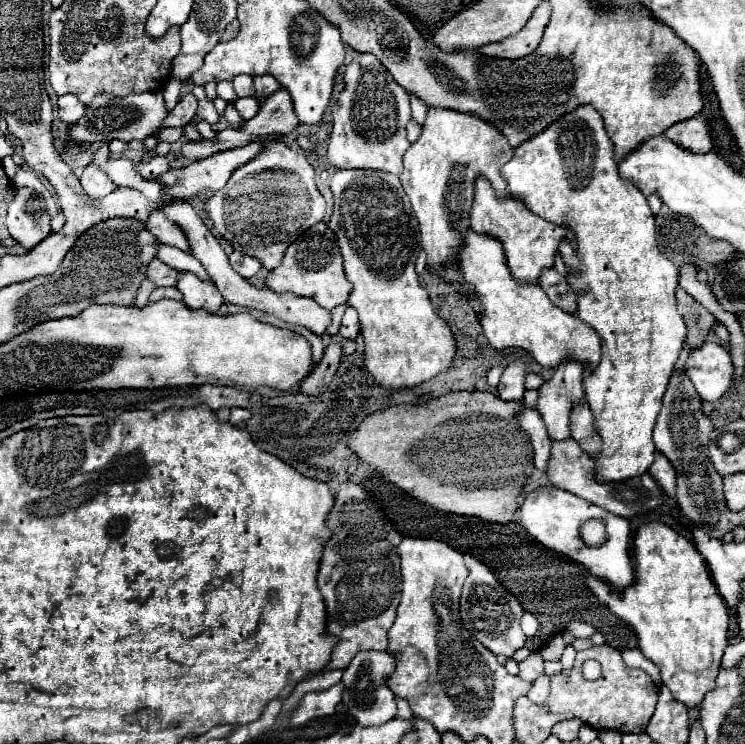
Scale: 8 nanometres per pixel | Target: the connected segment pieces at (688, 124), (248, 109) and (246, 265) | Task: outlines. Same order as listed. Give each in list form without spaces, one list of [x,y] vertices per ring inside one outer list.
[[[702,114],[674,124],[664,134],[670,140],[676,140],[676,144],[680,144],[682,148],[688,148],[690,152],[710,152],[712,150],[710,124]]]
[[[238,98],[234,106],[236,106],[236,110],[240,112],[242,118],[252,118],[258,112],[258,108],[260,108],[256,98]]]
[[[232,252],[232,254],[230,254],[230,266],[232,266],[238,274],[242,274],[244,278],[256,276],[256,272],[262,268],[260,260],[256,260],[256,258],[252,258],[252,256],[244,256],[244,254],[240,254],[240,252]]]

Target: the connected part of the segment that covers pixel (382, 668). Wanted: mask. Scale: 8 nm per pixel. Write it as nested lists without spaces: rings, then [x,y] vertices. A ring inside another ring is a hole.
[[[358,652],[356,660],[350,662],[350,666],[344,670],[342,682],[346,686],[342,702],[348,706],[350,714],[358,720],[360,726],[380,726],[386,724],[396,716],[396,696],[386,686],[386,678],[394,668],[394,658],[388,652]]]

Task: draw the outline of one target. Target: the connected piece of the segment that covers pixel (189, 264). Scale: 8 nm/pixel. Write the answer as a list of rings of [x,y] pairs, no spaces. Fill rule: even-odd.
[[[160,244],[160,248],[158,248],[158,260],[166,262],[172,268],[178,268],[178,270],[184,270],[184,272],[192,272],[200,280],[212,280],[208,276],[208,272],[204,270],[204,266],[192,254],[186,254],[186,252],[182,252],[178,248],[172,248],[168,244]]]

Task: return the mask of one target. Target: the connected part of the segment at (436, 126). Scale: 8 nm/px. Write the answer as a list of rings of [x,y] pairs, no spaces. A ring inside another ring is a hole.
[[[430,108],[418,142],[412,144],[404,154],[404,170],[400,180],[420,222],[420,244],[428,254],[428,272],[436,274],[444,284],[452,286],[460,296],[464,296],[476,314],[480,314],[484,308],[476,300],[474,288],[460,276],[456,258],[460,244],[464,242],[464,232],[470,228],[468,216],[472,210],[476,178],[488,178],[496,196],[508,198],[508,186],[504,184],[504,176],[500,176],[500,166],[512,158],[512,152],[514,150],[510,148],[508,140],[492,124],[484,124],[484,120],[472,114]]]

